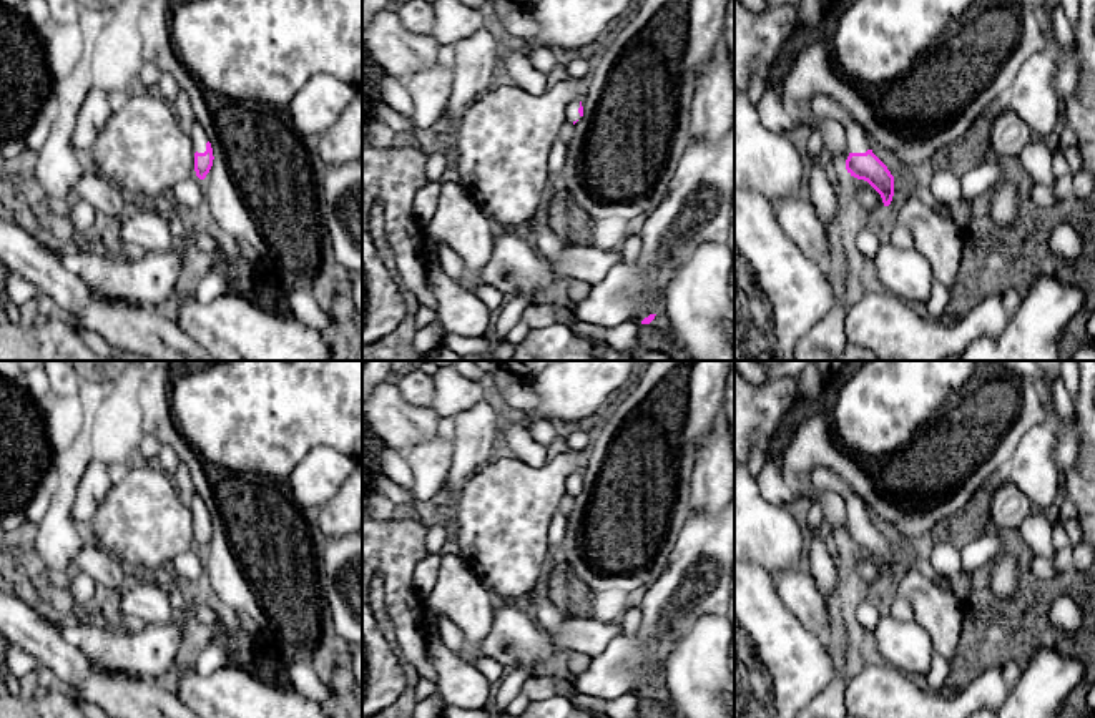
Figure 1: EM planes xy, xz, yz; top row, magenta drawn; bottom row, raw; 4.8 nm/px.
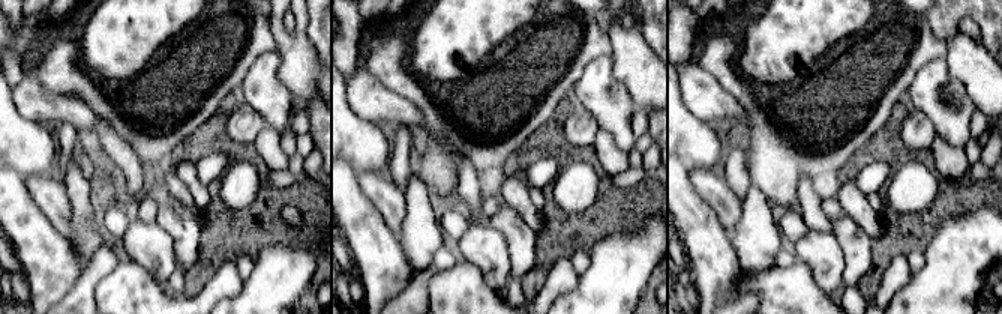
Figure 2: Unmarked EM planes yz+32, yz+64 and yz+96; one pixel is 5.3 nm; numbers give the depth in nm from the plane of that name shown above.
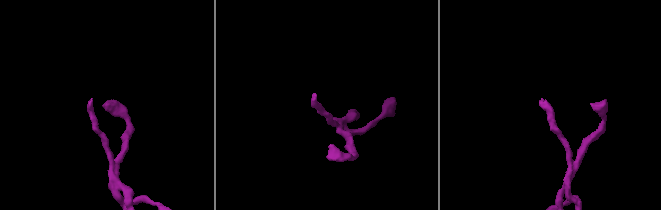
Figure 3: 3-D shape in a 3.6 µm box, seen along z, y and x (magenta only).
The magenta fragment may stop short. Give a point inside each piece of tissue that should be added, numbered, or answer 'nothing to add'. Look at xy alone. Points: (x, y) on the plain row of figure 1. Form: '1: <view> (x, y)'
1: xy (198, 509)

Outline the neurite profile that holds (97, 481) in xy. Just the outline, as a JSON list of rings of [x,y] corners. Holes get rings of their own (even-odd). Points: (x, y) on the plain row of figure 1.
[[[90,462],[78,482],[78,490],[73,504],[73,520],[76,524],[93,522],[98,505],[110,494],[113,482],[115,474],[105,462]]]

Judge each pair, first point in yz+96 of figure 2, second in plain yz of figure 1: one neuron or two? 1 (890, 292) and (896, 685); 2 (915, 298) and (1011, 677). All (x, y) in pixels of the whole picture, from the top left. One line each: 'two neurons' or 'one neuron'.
1: one neuron
2: two neurons

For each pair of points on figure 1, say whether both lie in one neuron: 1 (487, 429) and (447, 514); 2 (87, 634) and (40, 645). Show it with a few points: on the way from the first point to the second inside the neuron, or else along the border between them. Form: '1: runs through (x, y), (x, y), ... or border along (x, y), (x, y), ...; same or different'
1: runs through (472, 451), (452, 492); same
2: border along (40, 609), (60, 634), (93, 665); different

